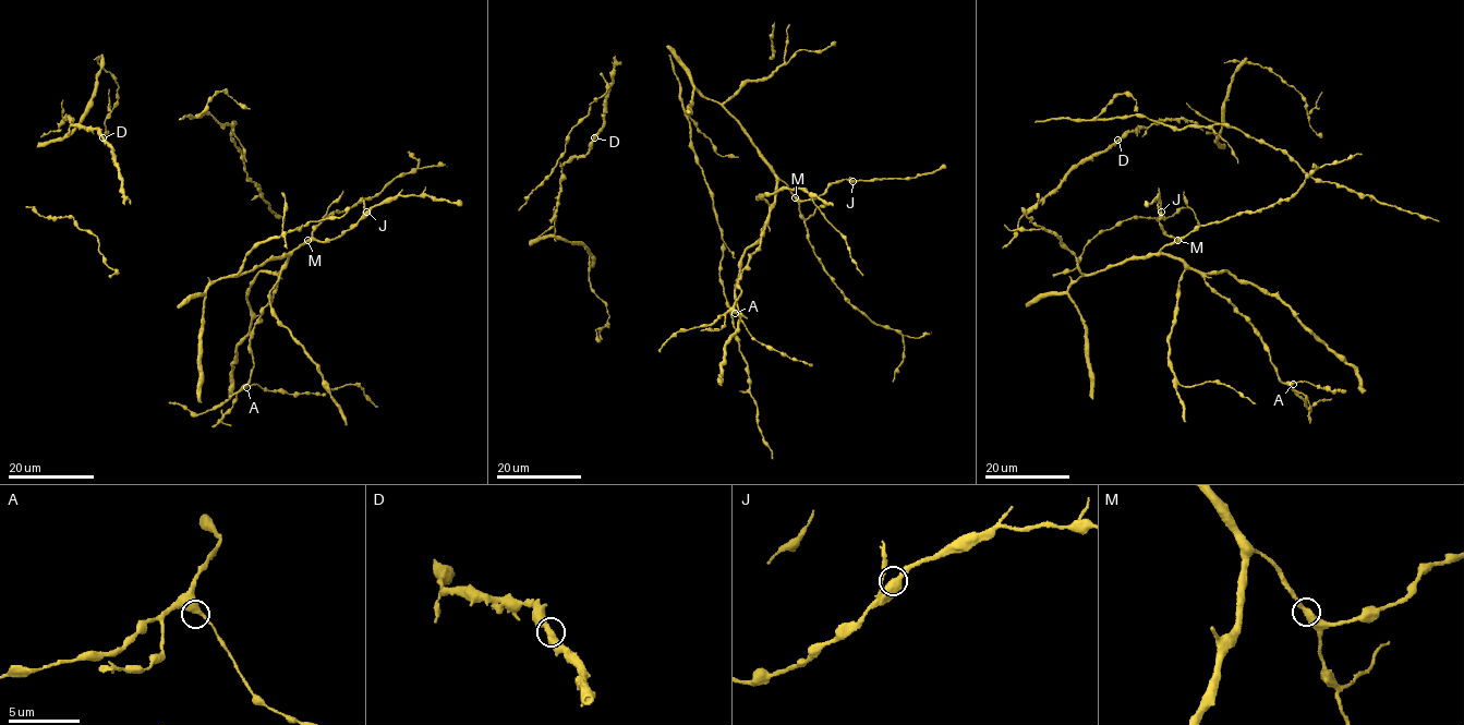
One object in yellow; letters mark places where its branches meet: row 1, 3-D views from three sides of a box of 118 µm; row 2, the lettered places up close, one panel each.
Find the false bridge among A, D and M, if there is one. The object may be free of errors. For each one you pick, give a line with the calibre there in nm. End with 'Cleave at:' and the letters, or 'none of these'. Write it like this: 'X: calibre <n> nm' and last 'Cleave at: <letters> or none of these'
Cleave at: none of these

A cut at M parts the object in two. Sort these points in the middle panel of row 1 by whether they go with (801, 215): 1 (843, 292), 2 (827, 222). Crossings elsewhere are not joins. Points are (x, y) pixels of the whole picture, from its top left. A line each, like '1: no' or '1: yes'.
1: yes
2: no

